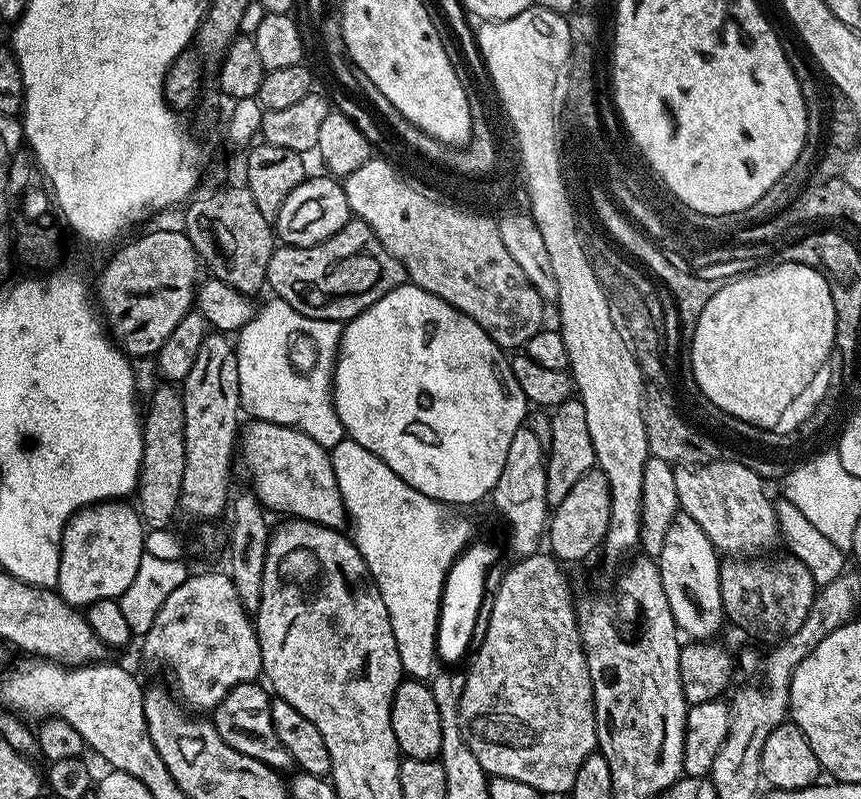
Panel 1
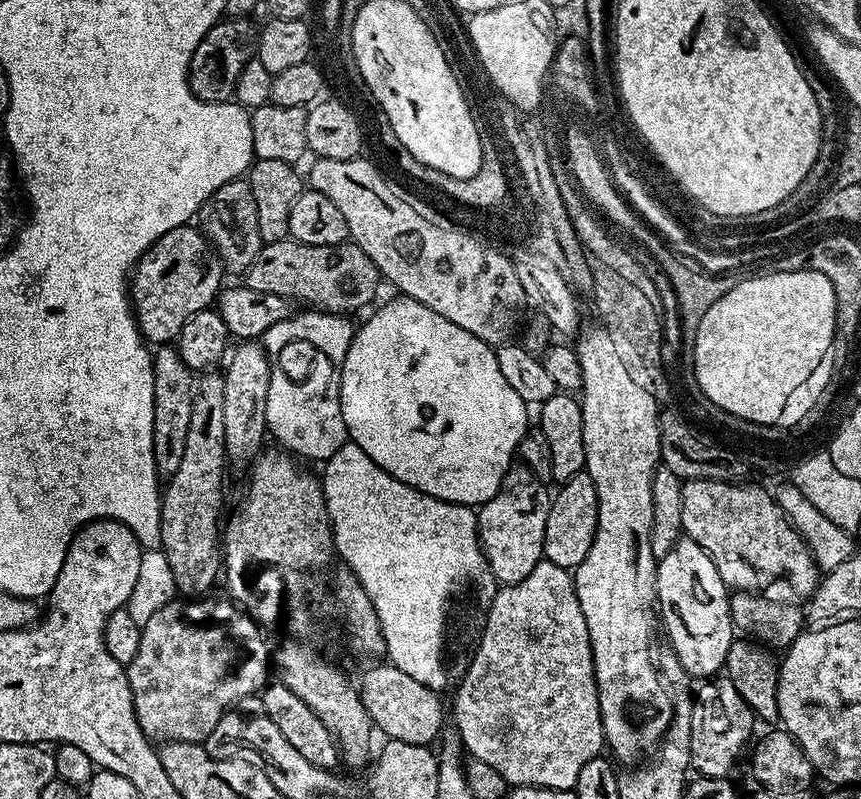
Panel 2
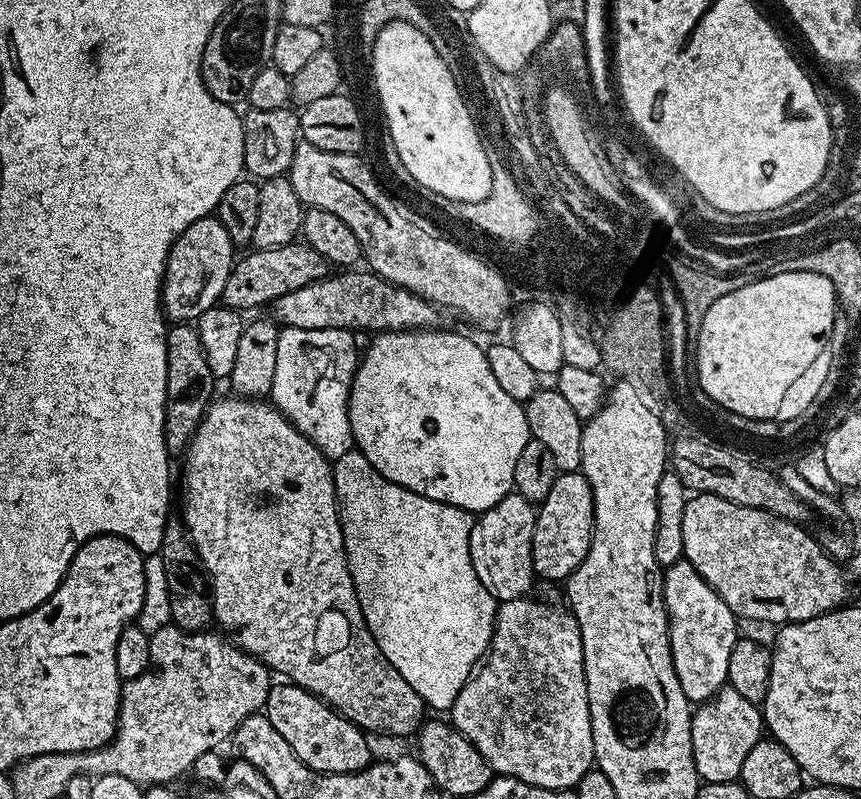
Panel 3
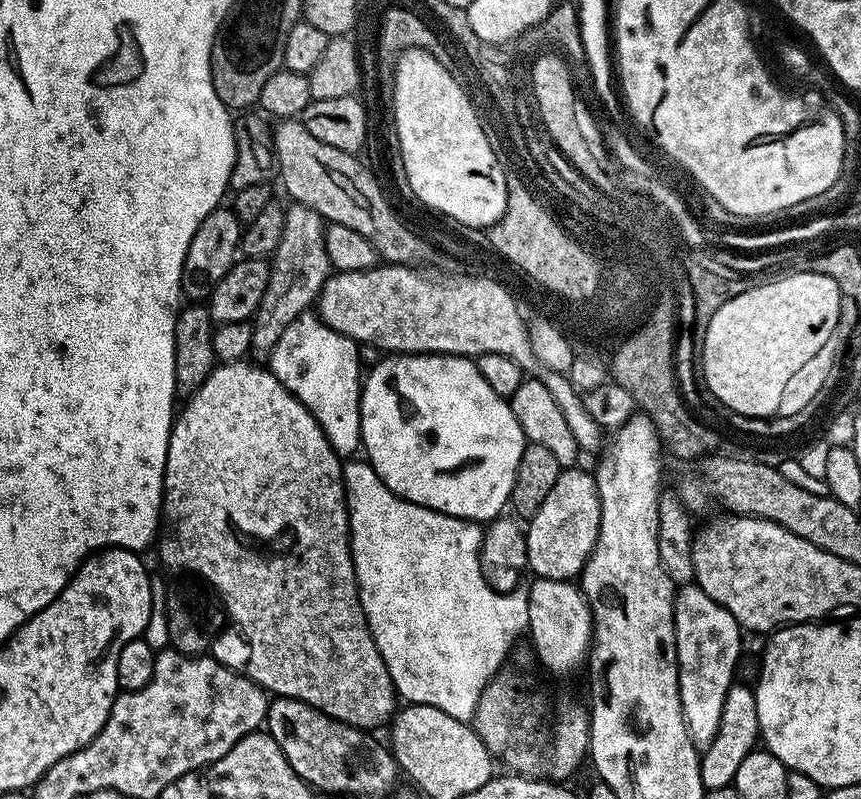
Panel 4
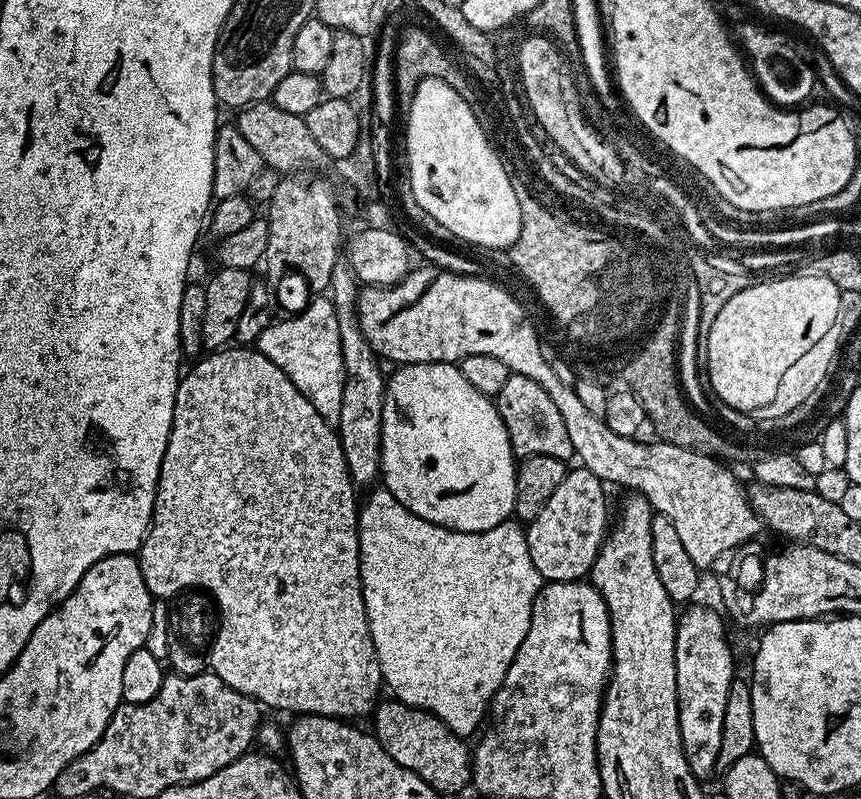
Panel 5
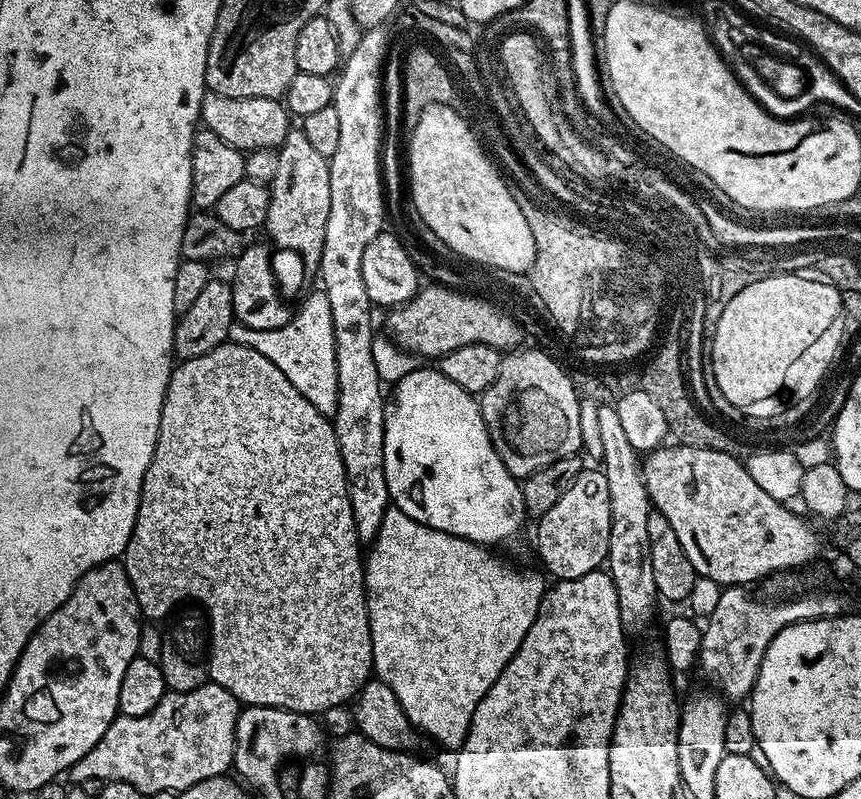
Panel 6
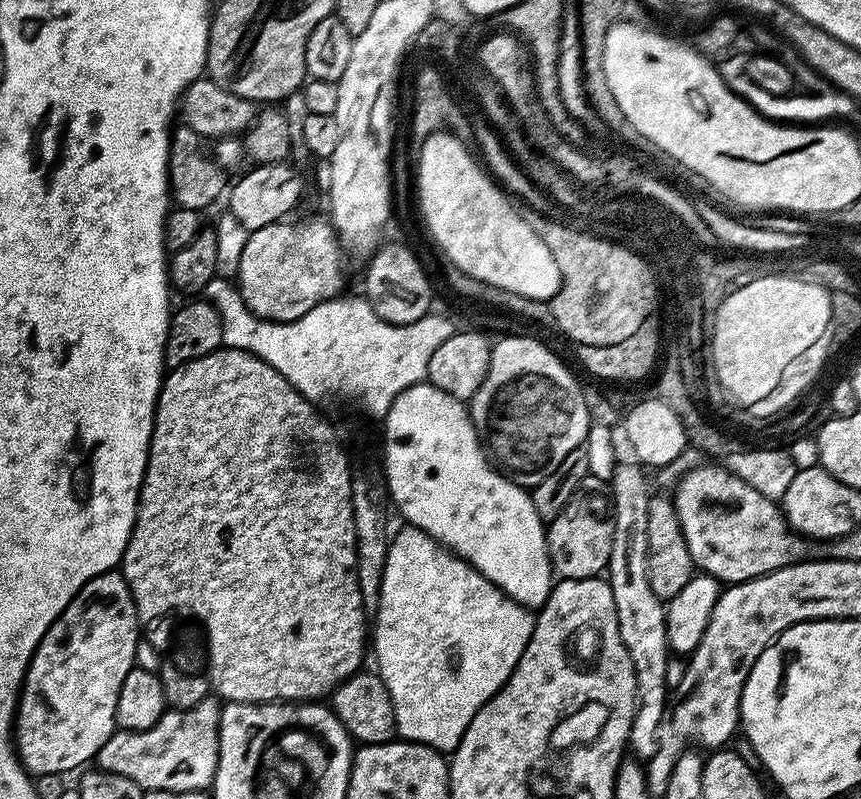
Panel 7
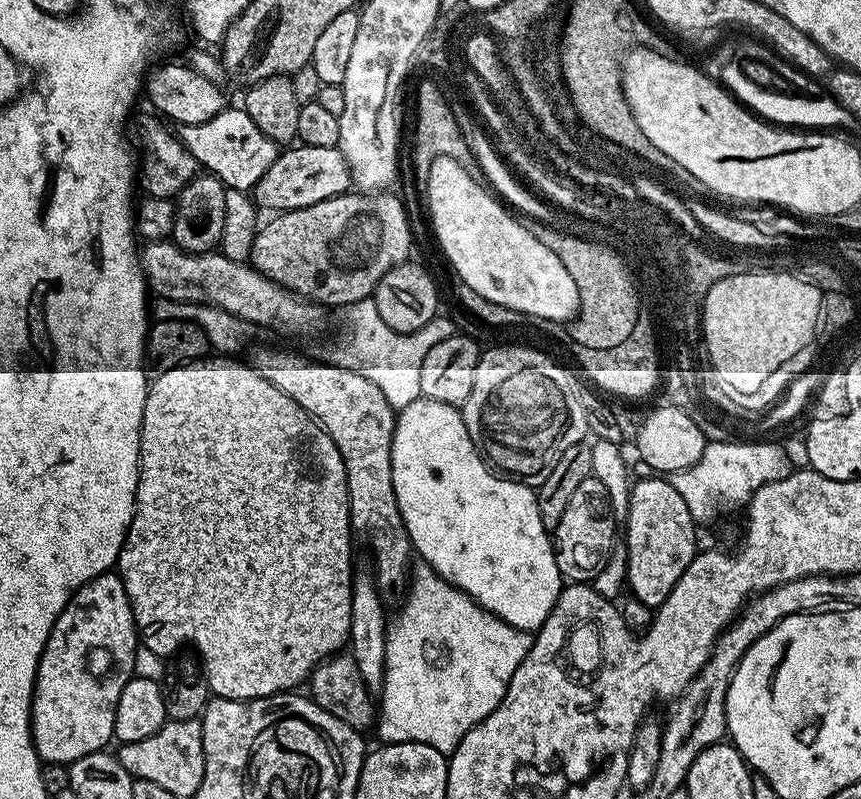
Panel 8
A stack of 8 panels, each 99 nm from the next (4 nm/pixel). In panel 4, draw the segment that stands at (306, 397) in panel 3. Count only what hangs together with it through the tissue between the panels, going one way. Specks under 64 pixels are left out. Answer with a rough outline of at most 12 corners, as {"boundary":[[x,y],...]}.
{"boundary":[[305,314],[270,370],[341,458],[361,451],[356,341]]}

